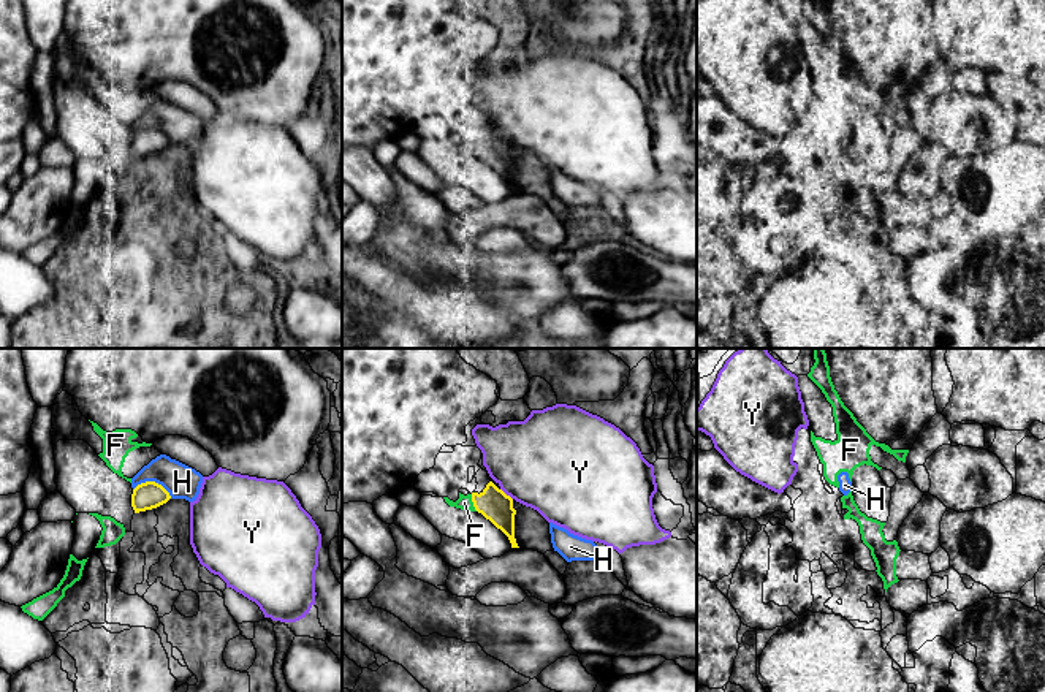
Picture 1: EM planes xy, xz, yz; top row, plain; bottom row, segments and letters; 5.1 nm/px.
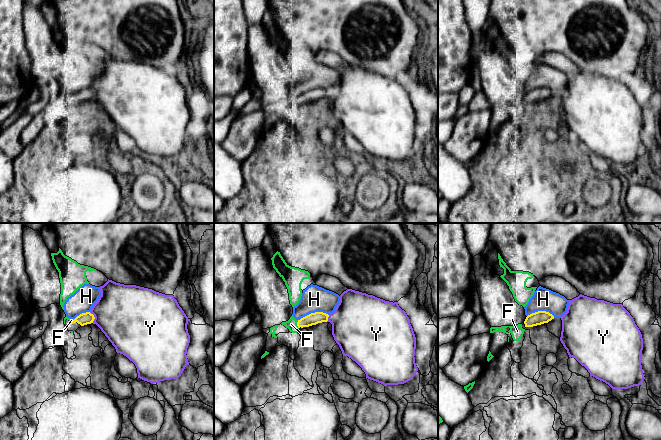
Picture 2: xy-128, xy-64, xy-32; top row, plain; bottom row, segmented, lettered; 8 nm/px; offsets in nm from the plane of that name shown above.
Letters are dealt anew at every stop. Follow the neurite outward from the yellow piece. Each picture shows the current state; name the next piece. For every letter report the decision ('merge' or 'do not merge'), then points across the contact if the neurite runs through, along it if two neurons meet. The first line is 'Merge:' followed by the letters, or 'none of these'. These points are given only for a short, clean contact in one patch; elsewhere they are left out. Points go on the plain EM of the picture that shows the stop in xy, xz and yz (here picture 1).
Merge: none of these
F: do not merge
H: do not merge
Y: do not merge

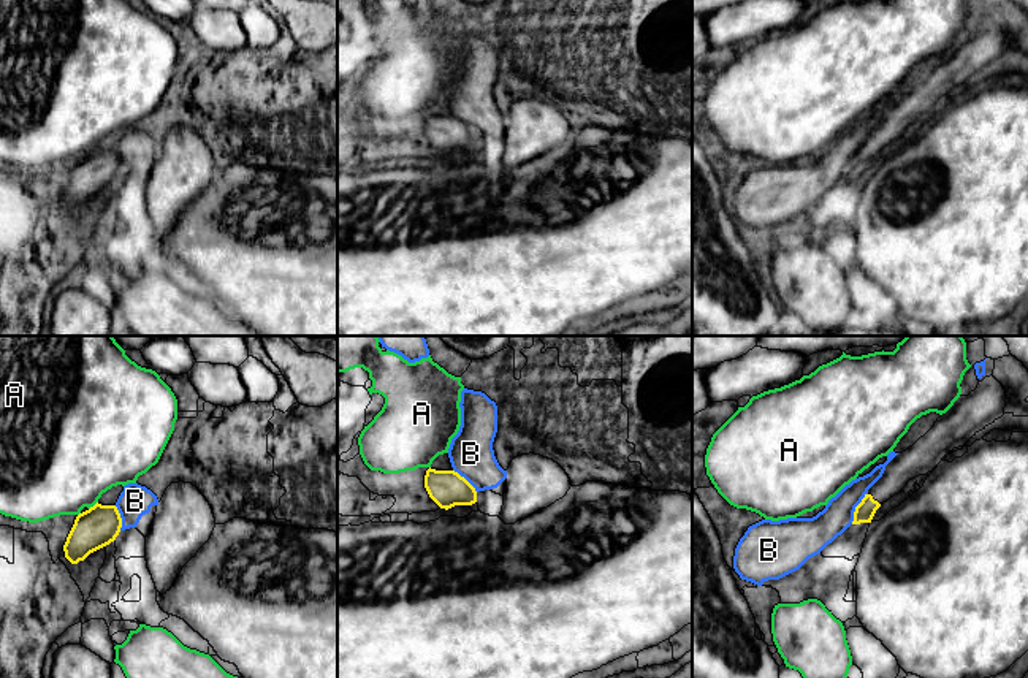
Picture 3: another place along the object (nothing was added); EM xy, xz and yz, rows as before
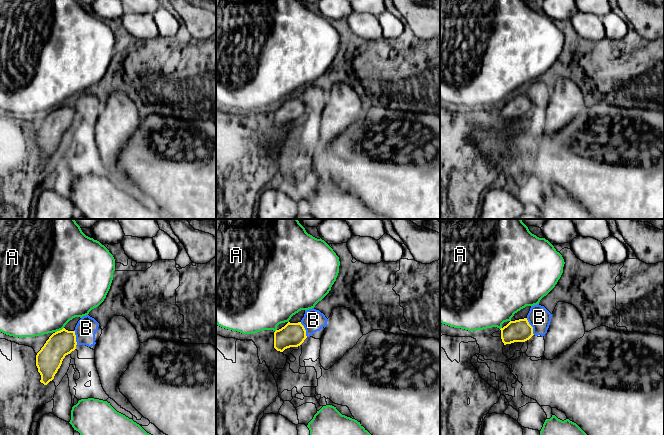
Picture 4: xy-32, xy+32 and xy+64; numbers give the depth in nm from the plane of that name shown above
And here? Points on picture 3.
Merge: B
A: do not merge
B: merge | across yz (865, 156), (856, 154), (845, 154), (814, 179)

